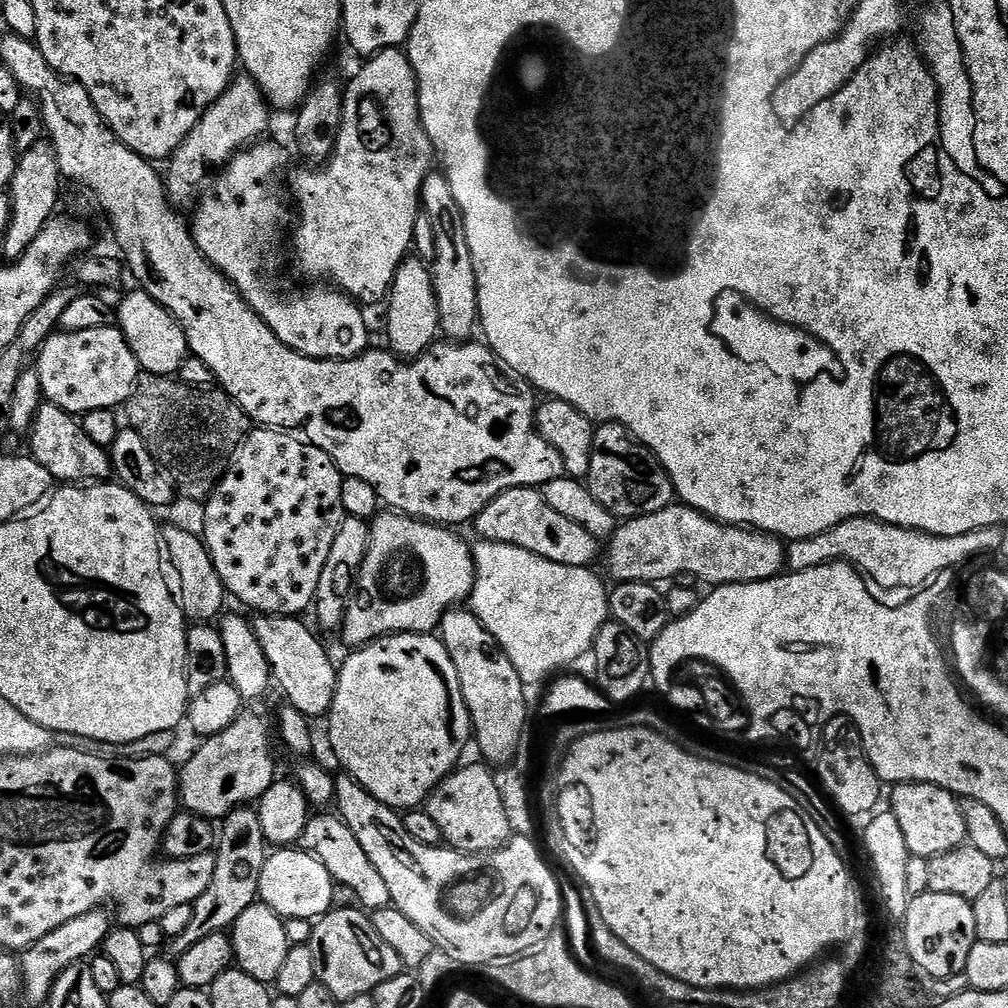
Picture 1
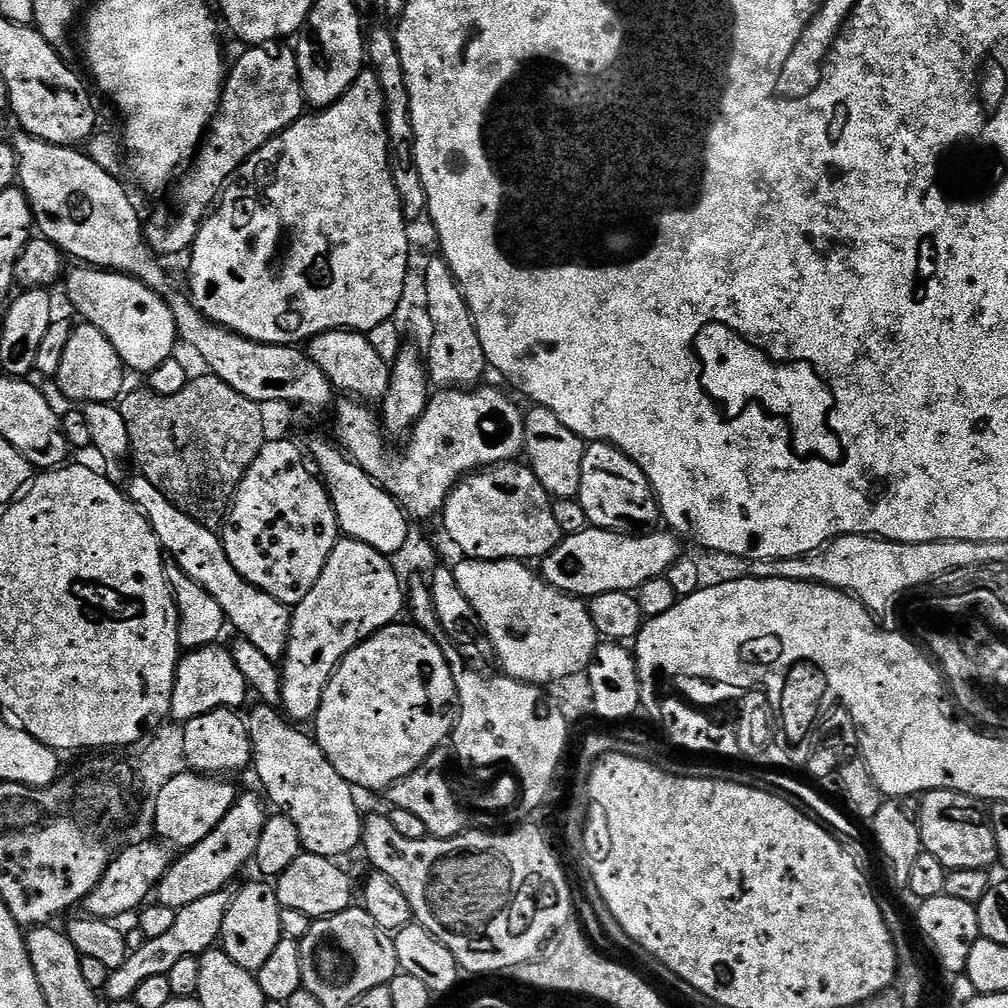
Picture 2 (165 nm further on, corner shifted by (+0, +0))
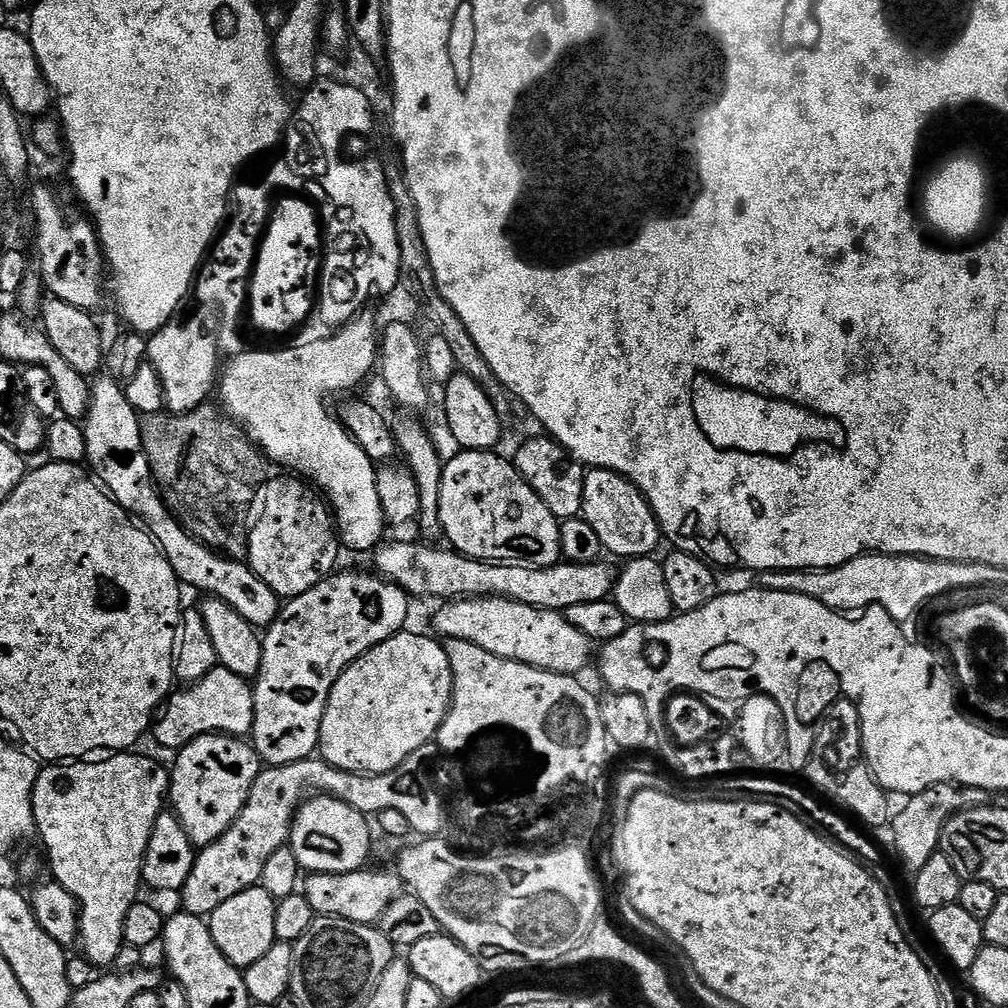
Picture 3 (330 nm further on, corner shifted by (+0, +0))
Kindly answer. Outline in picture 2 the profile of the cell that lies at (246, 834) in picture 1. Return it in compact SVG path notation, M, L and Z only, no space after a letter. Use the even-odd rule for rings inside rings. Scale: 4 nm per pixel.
M228 890L215 892L190 906L179 909L174 918L174 927L166 934L162 934L162 938L144 940L137 952L136 949L129 951L126 963L108 977L106 995L109 996L109 1001L132 1000L138 986L142 986L146 978L167 976L170 970L174 970L174 965L181 958L191 956L199 958L209 951L220 939L222 922L226 922L226 910L232 904L232 897L233 893Z

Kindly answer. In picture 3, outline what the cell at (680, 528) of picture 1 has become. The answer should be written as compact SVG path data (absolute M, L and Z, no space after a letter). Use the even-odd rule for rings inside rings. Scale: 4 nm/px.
M387 542L381 543L379 547L375 549L374 557L376 556L376 568L375 571L384 579L388 580L392 584L397 584L398 587L404 589L408 593L409 597L416 598L416 596L437 596L437 601L451 602L457 598L475 598L477 596L501 596L507 600L517 600L522 602L526 606L534 606L535 608L545 608L551 612L564 613L570 606L578 606L578 602L598 602L599 600L607 600L613 595L614 592L614 572L604 565L604 562L593 562L590 564L569 564L567 562L561 562L559 564L551 564L548 568L534 568L527 564L513 564L511 562L489 562L487 560L472 560L468 556L461 556L459 552L455 550L449 550L447 547L436 548L440 546L433 546L428 542L419 542L420 544L387 544Z

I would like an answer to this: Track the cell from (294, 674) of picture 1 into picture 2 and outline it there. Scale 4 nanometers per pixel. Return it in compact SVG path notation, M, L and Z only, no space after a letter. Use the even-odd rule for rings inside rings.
M133 476L133 480L131 477L127 481L126 495L150 522L154 534L160 539L160 547L187 576L194 578L194 582L206 590L206 594L210 594L210 598L214 598L214 602L218 602L218 606L222 606L225 621L231 627L233 624L243 639L258 646L266 658L283 661L290 638L292 608L246 582L246 578L234 570L230 558L226 558L224 541L217 533L206 530L206 526L194 522L194 518L182 514L182 510L175 508L146 477Z

